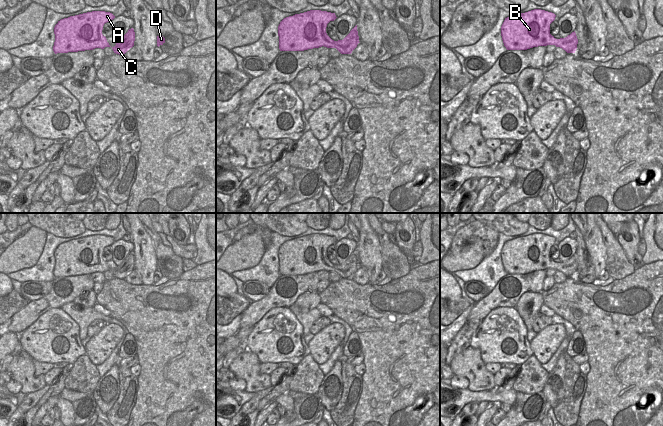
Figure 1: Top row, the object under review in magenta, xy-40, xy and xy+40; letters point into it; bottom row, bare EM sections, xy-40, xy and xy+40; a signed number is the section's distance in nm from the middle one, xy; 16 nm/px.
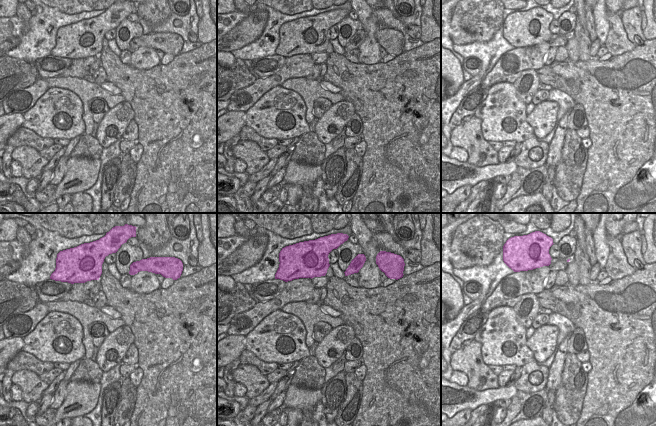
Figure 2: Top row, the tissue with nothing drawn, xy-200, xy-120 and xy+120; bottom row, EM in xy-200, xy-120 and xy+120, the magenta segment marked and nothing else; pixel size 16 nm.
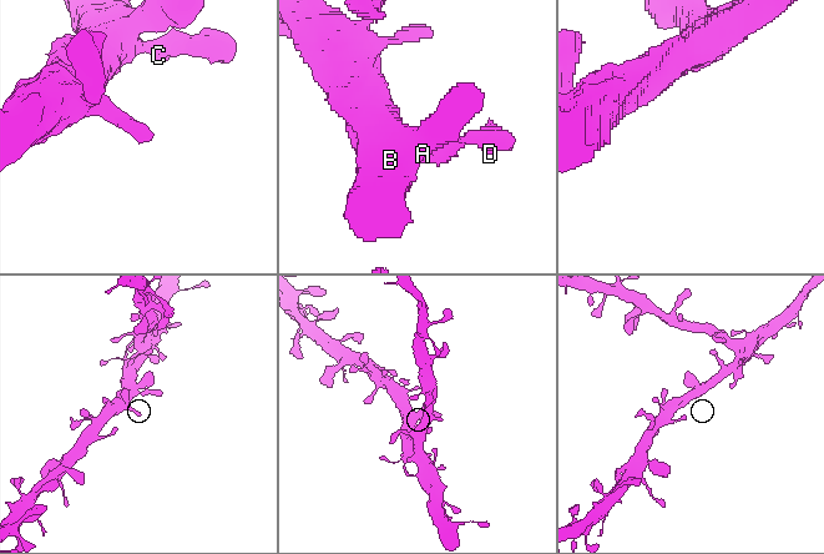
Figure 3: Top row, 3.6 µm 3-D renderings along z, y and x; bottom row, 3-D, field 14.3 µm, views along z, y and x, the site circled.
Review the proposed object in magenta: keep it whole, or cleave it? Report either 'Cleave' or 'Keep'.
Keep

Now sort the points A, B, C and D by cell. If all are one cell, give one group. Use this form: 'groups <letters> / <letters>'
groups A B C D

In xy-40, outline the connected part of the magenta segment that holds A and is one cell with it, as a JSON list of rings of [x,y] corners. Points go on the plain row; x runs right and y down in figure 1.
[[[92,235],[61,243],[54,251],[54,277],[111,271],[102,254],[104,248],[114,242],[110,236]]]

